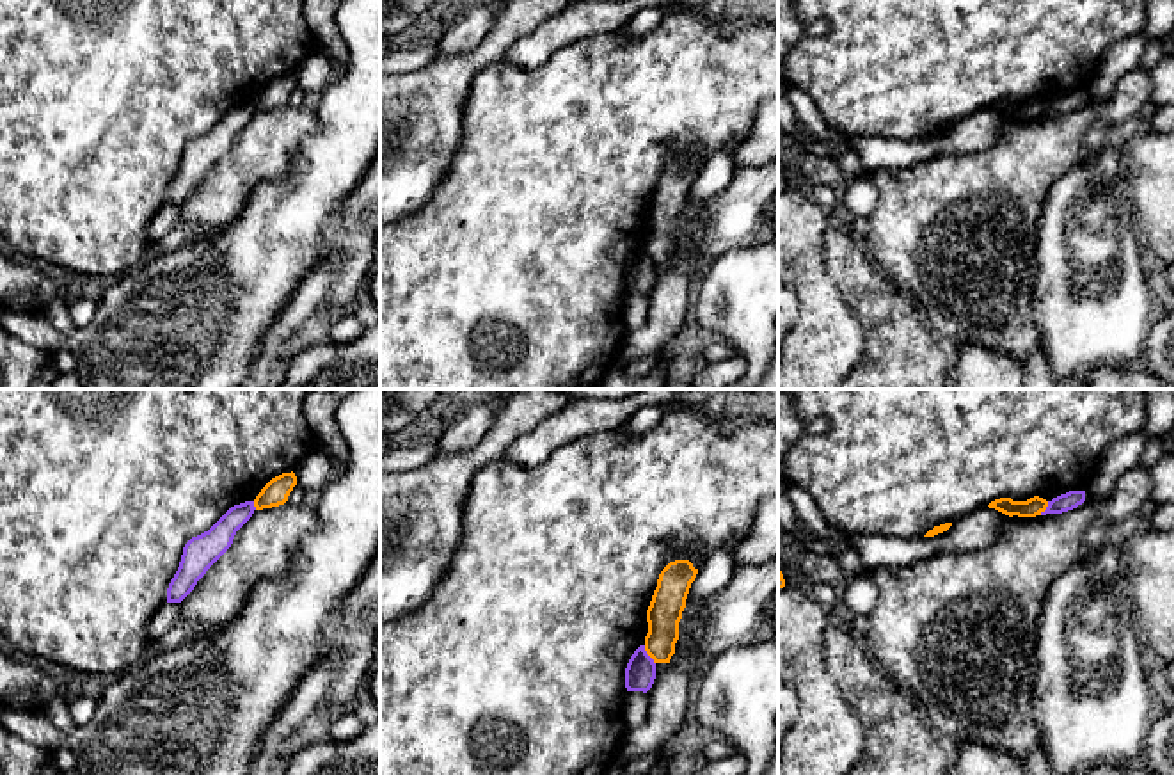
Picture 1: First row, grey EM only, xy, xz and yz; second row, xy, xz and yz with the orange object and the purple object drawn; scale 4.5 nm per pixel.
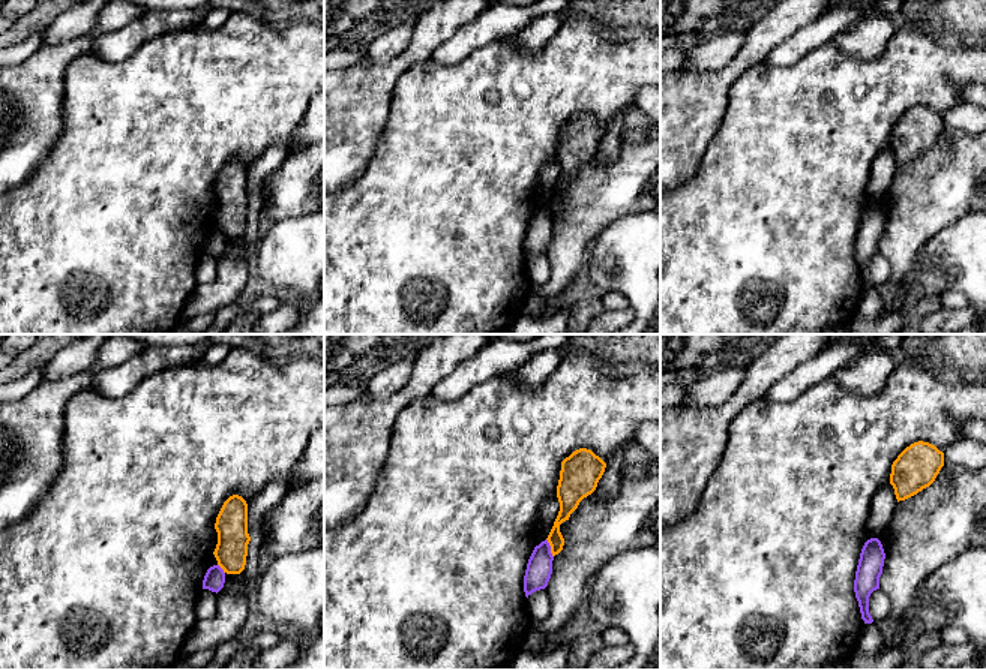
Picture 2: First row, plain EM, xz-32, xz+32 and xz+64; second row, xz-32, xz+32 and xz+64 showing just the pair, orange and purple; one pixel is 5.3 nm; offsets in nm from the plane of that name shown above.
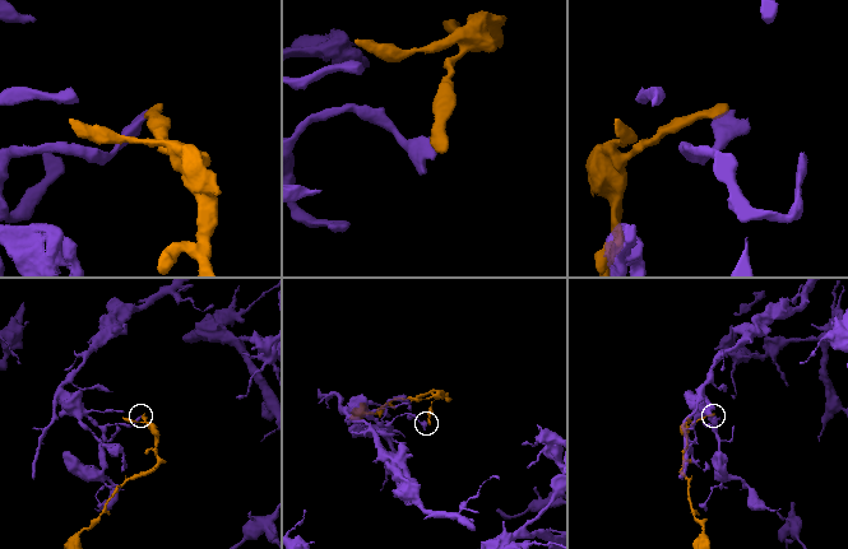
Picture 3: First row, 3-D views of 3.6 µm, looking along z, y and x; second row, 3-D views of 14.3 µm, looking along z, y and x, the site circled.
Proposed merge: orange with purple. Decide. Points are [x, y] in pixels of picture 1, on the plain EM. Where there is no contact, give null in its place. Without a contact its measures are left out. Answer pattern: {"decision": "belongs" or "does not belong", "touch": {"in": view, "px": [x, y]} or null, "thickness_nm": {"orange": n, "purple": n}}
{"decision": "does not belong", "touch": {"in": "xz", "px": [647, 255]}, "thickness_nm": {"orange": 160, "purple": 140}}

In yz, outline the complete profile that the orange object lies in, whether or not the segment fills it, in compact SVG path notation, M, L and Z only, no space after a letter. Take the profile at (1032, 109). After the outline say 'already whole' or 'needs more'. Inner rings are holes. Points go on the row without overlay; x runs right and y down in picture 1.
M1034 98L1027 103L1013 103L1011 100L1000 100L1000 101L991 103L988 108L995 110L1009 119L1013 119L1013 117L1036 119L1046 112L1048 103L1039 98Z; already whole

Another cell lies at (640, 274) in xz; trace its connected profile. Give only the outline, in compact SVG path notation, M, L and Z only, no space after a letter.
M640 247L631 258L625 270L625 290L627 293L647 295L656 281L656 265L647 256L645 247Z

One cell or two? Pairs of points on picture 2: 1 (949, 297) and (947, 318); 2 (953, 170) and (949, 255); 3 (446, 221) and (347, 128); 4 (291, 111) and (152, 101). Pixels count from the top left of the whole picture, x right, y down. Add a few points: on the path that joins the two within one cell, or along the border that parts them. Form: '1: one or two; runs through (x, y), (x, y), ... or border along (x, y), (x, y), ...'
1: two; border along (967, 305), (943, 308)
2: two; border along (970, 212), (940, 228), (923, 246)
3: two; border along (389, 120), (365, 171), (353, 182)
4: one; runs through (257, 101), (186, 101)

